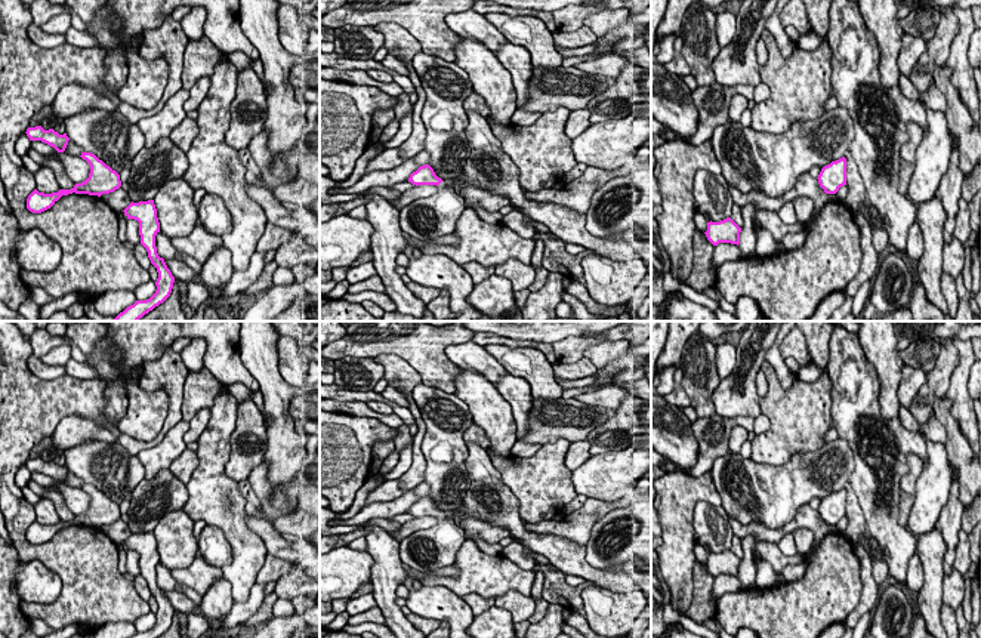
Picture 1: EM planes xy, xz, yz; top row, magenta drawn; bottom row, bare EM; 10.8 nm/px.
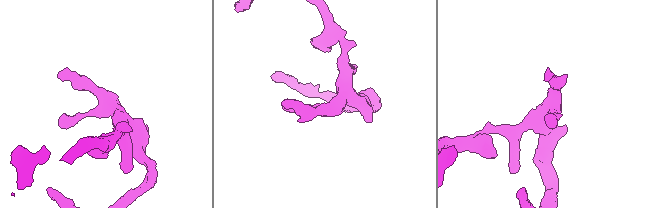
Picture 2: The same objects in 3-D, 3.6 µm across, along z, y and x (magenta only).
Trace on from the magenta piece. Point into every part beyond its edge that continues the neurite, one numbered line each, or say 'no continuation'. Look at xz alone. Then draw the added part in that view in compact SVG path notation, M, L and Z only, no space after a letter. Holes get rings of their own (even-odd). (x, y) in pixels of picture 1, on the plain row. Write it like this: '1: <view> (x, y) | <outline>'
1: xz (425, 551) | M445 511L438 517L436 525L400 540L402 564L420 573L453 565L457 551L466 542L465 530L454 521L454 514L456 511Z

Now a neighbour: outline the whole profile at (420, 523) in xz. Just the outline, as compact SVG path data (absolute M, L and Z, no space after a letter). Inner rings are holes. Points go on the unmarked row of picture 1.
M417 517L417 518L410 520L408 523L404 523L397 531L389 533L389 534L395 537L397 540L402 540L416 531L428 530L436 524L438 524L436 517Z

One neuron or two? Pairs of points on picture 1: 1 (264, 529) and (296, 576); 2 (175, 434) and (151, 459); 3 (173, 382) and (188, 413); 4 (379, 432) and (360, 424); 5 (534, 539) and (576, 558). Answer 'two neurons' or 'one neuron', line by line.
1: two neurons
2: one neuron
3: two neurons
4: one neuron
5: one neuron

